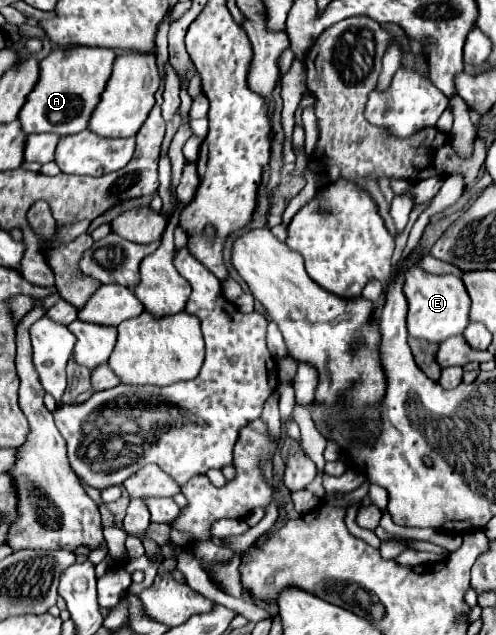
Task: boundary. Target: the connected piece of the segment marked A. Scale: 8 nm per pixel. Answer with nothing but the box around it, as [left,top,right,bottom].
[19,46,115,136]

